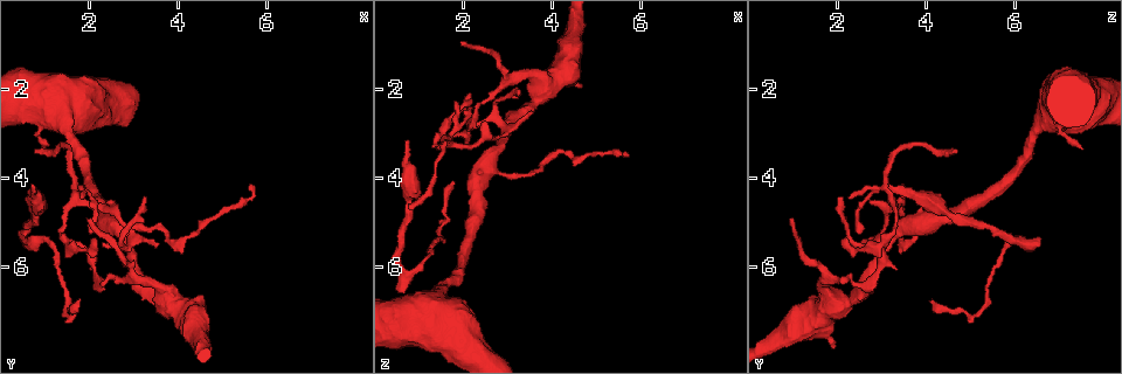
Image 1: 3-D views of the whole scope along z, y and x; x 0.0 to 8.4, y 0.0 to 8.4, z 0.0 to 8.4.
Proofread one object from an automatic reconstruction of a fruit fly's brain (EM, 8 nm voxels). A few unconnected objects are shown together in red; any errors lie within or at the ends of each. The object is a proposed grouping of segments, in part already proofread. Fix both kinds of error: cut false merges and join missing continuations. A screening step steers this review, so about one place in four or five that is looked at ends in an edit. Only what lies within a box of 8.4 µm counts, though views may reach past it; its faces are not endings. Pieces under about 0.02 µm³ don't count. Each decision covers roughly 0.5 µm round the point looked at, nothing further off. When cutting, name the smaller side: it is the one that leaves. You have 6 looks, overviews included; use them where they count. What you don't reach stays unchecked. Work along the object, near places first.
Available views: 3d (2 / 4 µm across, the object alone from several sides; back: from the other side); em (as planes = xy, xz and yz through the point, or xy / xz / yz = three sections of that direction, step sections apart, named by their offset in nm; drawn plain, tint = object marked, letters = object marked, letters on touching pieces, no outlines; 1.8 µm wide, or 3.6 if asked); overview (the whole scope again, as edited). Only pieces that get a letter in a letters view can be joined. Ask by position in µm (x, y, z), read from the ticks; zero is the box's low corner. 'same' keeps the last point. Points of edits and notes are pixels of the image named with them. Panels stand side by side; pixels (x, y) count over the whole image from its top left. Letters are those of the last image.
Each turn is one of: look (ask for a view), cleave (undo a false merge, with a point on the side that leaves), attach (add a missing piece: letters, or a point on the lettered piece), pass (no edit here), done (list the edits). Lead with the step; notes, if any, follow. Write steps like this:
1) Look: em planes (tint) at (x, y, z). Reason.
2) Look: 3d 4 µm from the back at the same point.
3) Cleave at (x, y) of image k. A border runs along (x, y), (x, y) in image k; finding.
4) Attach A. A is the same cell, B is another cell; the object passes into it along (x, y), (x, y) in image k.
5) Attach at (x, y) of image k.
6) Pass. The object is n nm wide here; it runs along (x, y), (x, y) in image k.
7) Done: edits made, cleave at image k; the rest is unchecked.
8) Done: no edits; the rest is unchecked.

Look: em planes (letters) at (2.00, 4.95, 0.95). Tapers out.

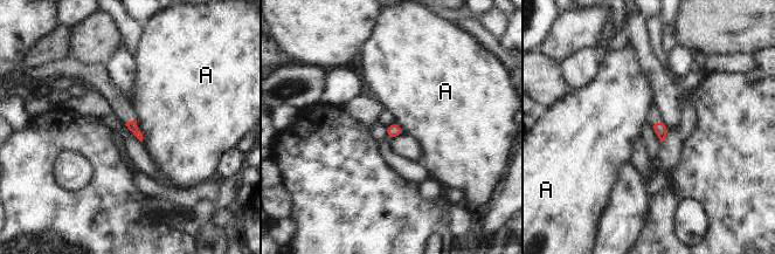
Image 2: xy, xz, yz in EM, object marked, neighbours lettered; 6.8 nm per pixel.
Pass. The object is 70 nm wide here; the longest contact is with A, 170 nm; A is another cell; none of them fits.

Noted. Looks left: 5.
Look: em 3.6 µm planes (letters) at (2.00, 5.65, 3.05).

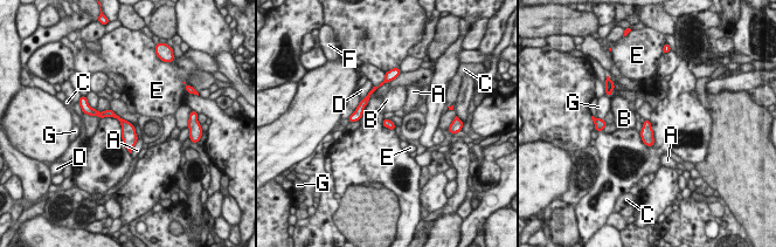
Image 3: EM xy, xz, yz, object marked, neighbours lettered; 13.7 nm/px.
Cleave at (84, 105) of image 3. The object is 130 nm wide here; the longest contact is with G, 300 nm; A, B, C, D, E, F and G are other cells; a second neuron is stuck on.

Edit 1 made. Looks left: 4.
Done: edits made, cleave at image 3; the rest is unchecked.

